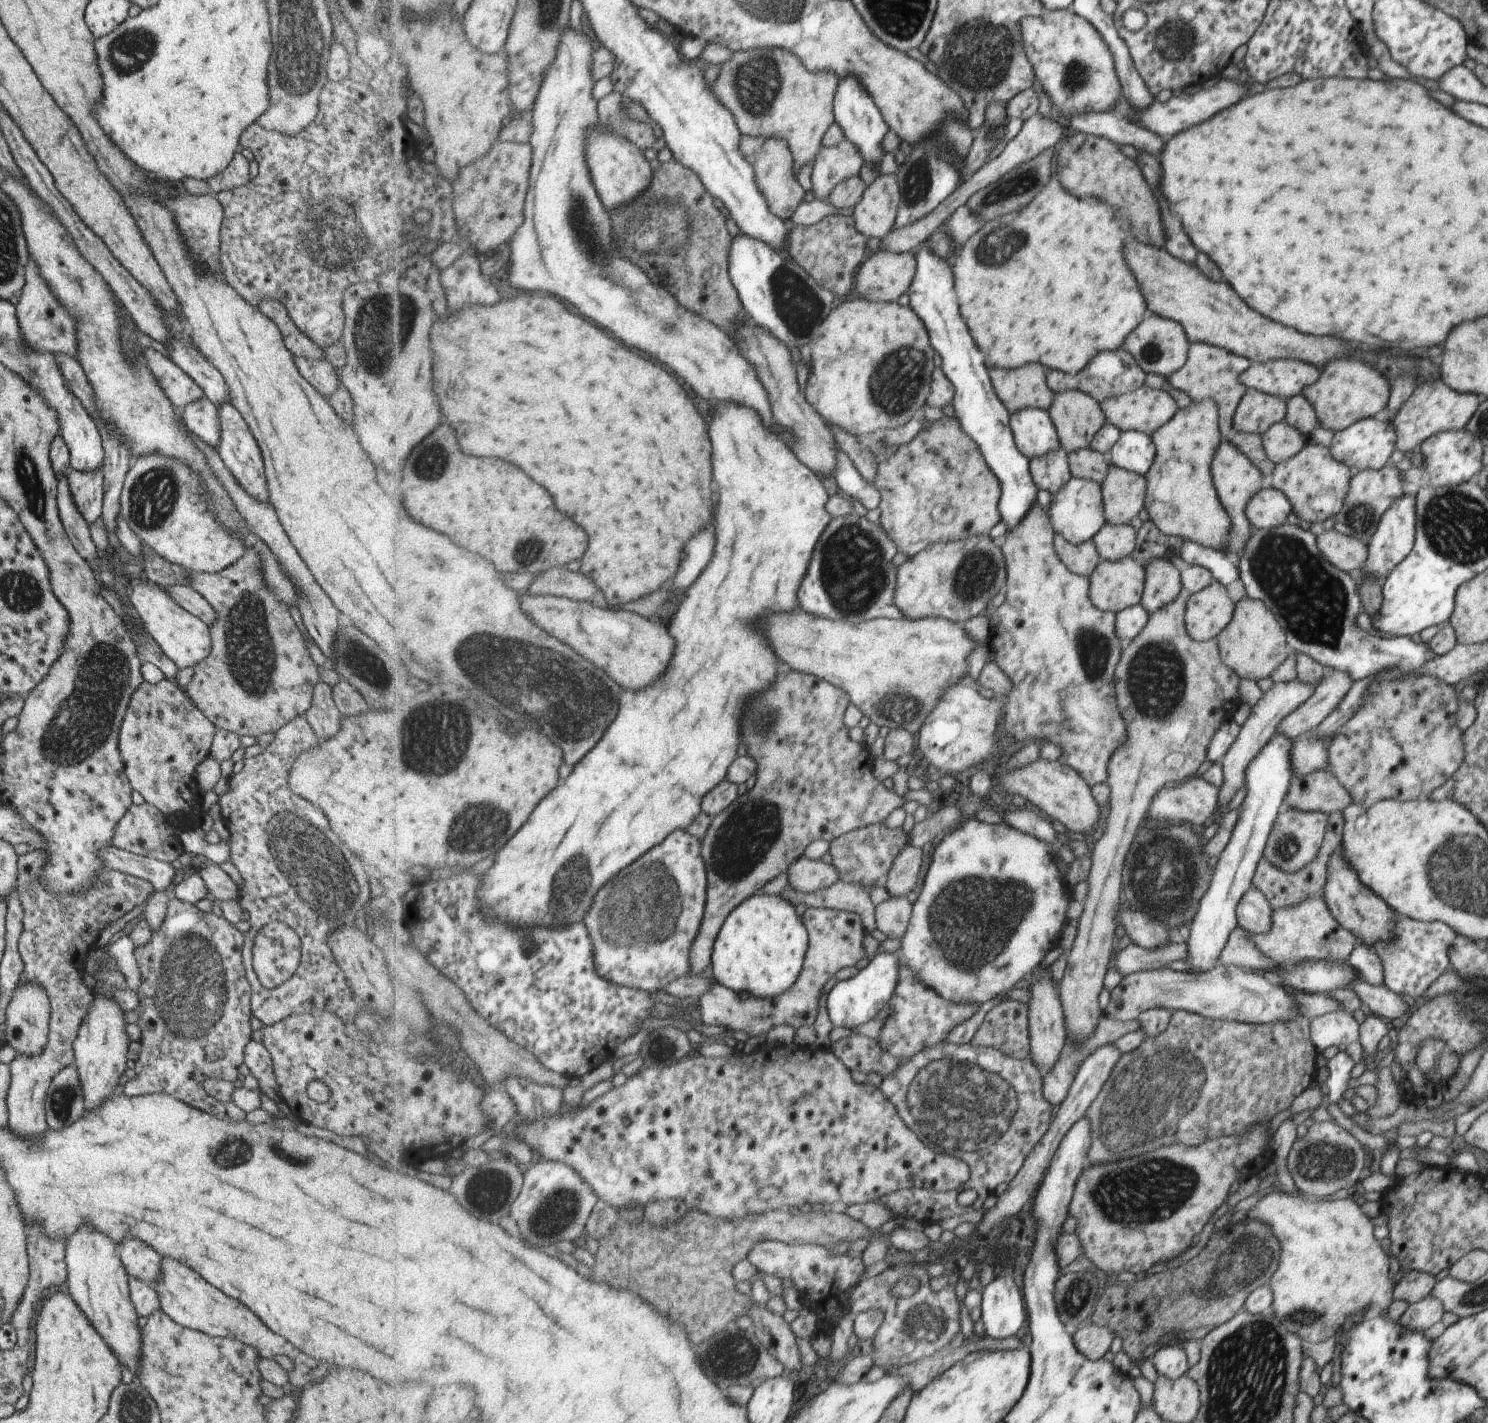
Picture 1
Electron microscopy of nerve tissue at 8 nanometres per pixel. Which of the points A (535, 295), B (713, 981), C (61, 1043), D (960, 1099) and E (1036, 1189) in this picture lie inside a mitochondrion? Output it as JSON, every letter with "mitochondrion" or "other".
{"A":"other","B":"other","C":"other","D":"mitochondrion","E":"other"}

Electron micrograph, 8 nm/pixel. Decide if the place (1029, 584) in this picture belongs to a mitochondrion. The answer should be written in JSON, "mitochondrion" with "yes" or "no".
{"mitochondrion":"no"}

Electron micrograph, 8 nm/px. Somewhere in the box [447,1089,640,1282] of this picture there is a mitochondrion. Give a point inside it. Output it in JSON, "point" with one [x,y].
{"point":[558,1211]}

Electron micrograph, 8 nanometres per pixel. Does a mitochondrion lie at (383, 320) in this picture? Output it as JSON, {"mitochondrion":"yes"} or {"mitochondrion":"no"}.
{"mitochondrion":"yes"}

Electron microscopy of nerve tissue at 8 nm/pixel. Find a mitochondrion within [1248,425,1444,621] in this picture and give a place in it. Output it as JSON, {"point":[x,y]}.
{"point":[1359,518]}

